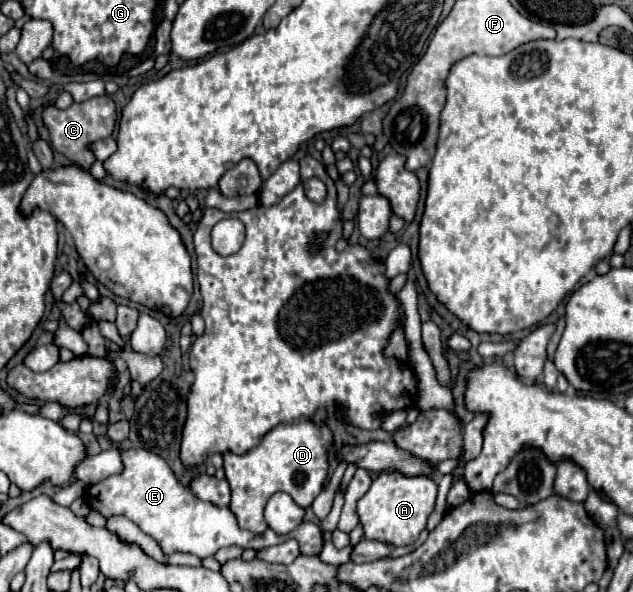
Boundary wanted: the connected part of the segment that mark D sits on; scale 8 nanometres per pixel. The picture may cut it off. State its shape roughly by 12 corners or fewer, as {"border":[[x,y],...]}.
{"border":[[277,425],[245,455],[225,453],[231,511],[263,533],[277,491],[309,507],[329,473],[333,433]]}

